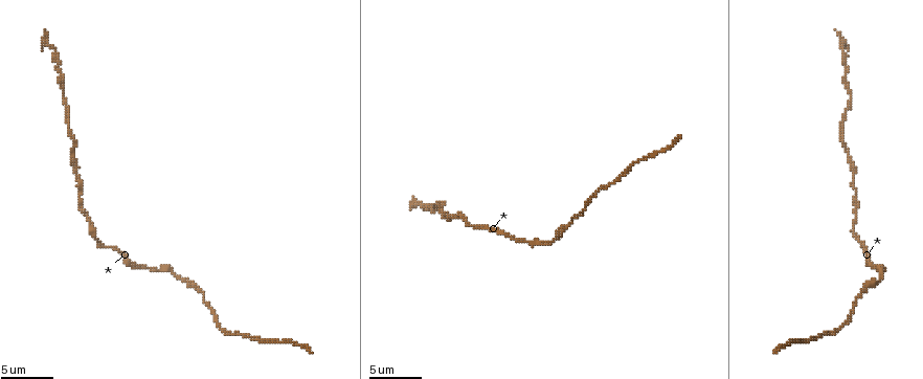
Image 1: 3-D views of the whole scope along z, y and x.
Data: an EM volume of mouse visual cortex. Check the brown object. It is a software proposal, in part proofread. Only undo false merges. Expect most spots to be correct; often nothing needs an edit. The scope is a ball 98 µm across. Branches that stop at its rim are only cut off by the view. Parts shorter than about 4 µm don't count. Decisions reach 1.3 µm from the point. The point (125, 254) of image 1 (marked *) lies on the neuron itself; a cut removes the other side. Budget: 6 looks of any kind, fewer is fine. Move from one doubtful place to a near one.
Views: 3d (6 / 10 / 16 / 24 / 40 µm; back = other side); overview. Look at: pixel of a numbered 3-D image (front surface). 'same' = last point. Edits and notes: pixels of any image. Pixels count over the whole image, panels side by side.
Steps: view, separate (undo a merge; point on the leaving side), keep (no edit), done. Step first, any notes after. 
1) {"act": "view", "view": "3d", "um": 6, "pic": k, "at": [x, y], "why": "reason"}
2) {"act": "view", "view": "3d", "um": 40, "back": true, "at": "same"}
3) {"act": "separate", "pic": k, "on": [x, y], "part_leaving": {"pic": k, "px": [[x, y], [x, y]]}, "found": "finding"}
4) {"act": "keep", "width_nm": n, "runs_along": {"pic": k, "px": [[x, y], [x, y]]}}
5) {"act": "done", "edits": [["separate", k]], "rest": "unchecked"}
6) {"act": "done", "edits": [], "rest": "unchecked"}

{"act": "view", "view": "3d", "um": 16, "pic": 1, "at": [156, 268], "why": "calibre changes"}

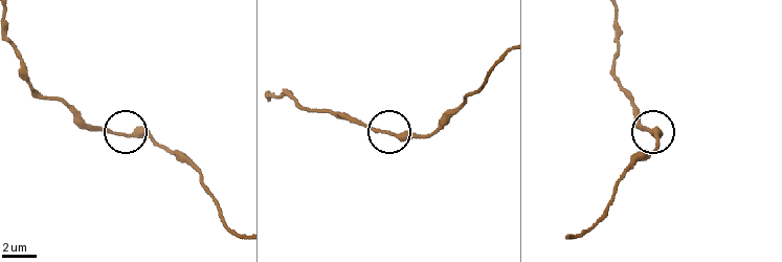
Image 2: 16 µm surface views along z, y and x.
{"act": "keep", "runs_along": {"pic": 2, "px": [[339, 112], [393, 134], [425, 134]]}, "found": "all the same neuron"}

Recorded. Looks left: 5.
{"act": "view", "view": "3d", "um": 16, "pic": 1, "at": [198, 288], "why": "sudden change in width"}

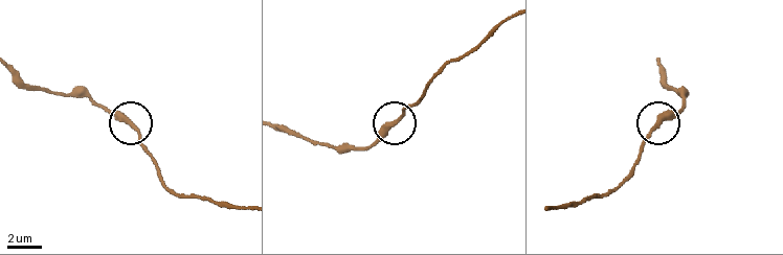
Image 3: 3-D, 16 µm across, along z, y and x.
{"act": "keep", "width_nm": 310, "runs_along": {"pic": 3, "px": [[281, 125], [336, 146], [370, 146], [419, 101]]}, "found": "continuous, no second neuron"}

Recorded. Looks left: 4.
{"act": "view", "view": "3d", "um": 6, "pic": 1, "at": [614, 180], "why": "thick turns thin"}

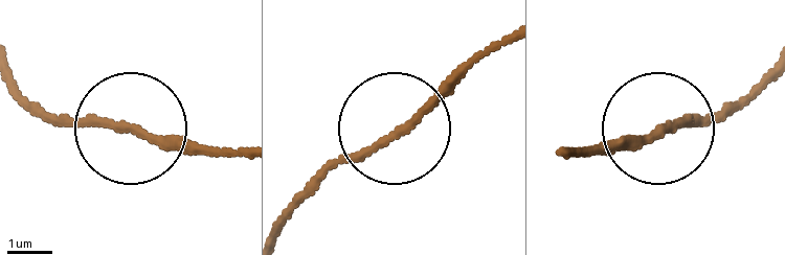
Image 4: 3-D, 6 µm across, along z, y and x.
{"act": "keep", "width_nm": 180, "runs_along": {"pic": 4, "px": [[761, 77], [697, 122], [584, 145]]}, "found": "one neuron here"}

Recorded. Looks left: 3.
{"act": "done", "edits": [], "rest": "unchecked"}

